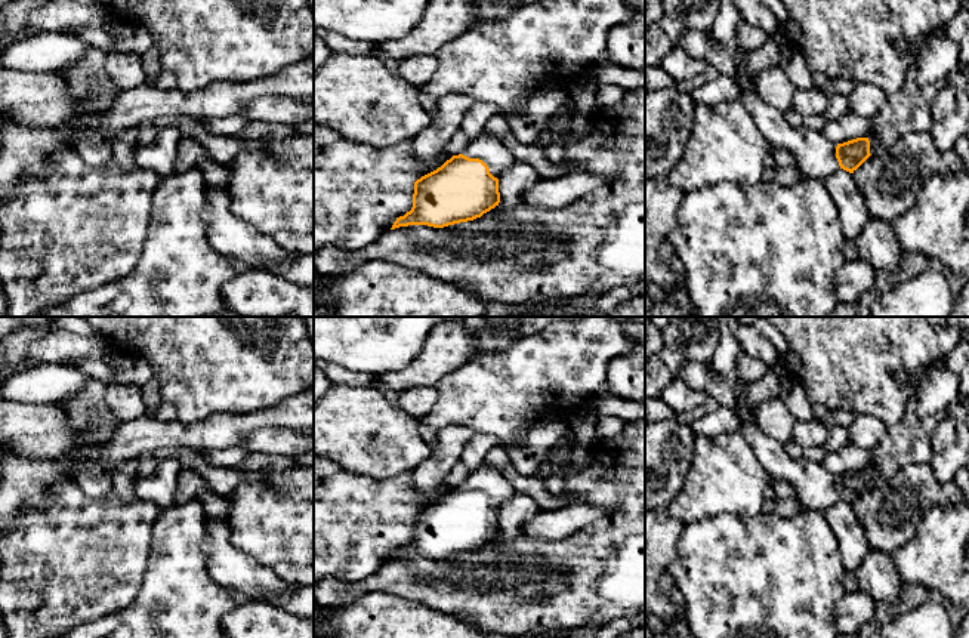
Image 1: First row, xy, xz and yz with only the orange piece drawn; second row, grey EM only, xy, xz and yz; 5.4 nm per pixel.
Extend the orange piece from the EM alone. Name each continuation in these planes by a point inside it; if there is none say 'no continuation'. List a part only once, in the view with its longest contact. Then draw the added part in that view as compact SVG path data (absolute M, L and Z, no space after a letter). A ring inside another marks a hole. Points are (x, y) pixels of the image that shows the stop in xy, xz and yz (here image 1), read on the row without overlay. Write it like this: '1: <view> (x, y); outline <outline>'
1: xz (488, 480); outline M484 465L472 471L463 487L482 491L497 511L516 493L500 469Z

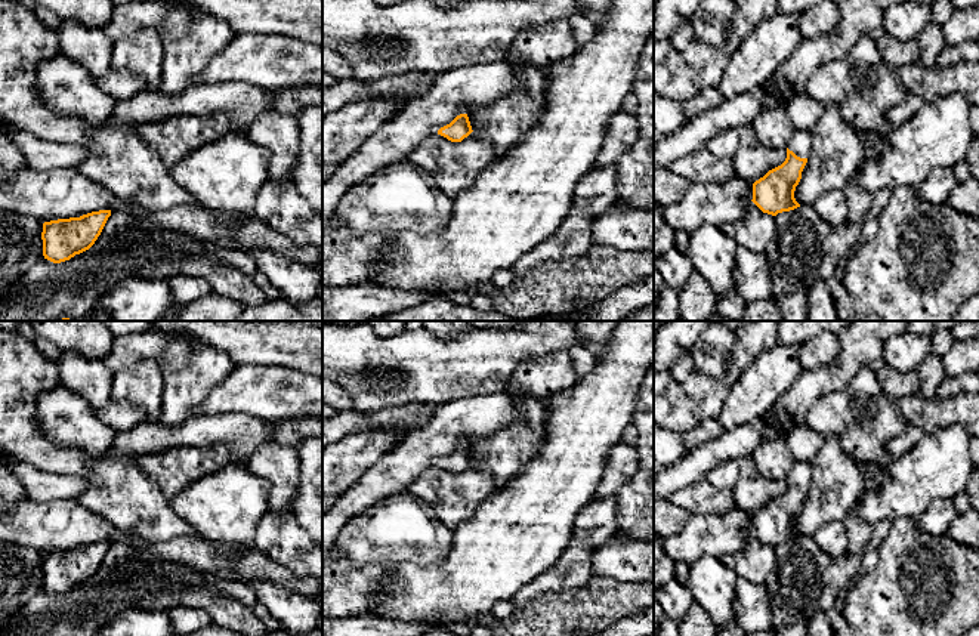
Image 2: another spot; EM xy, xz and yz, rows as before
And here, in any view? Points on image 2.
1: yz (800, 472); outline M796 461L791 466L791 470L787 476L800 490L807 490L810 484L812 467L809 461Z

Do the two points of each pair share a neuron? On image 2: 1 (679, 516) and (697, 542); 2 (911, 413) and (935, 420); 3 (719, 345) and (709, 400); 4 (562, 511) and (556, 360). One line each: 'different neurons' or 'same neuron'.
1: different neurons
2: same neuron
3: different neurons
4: different neurons

